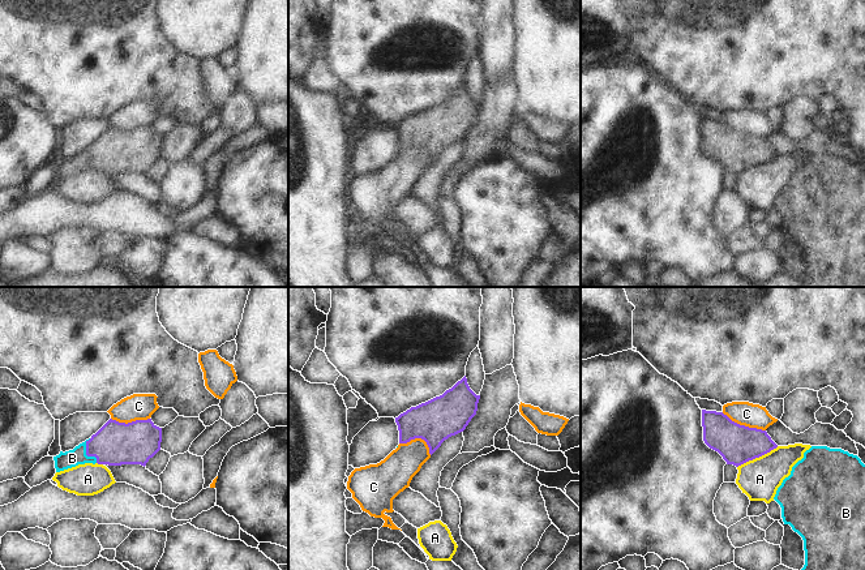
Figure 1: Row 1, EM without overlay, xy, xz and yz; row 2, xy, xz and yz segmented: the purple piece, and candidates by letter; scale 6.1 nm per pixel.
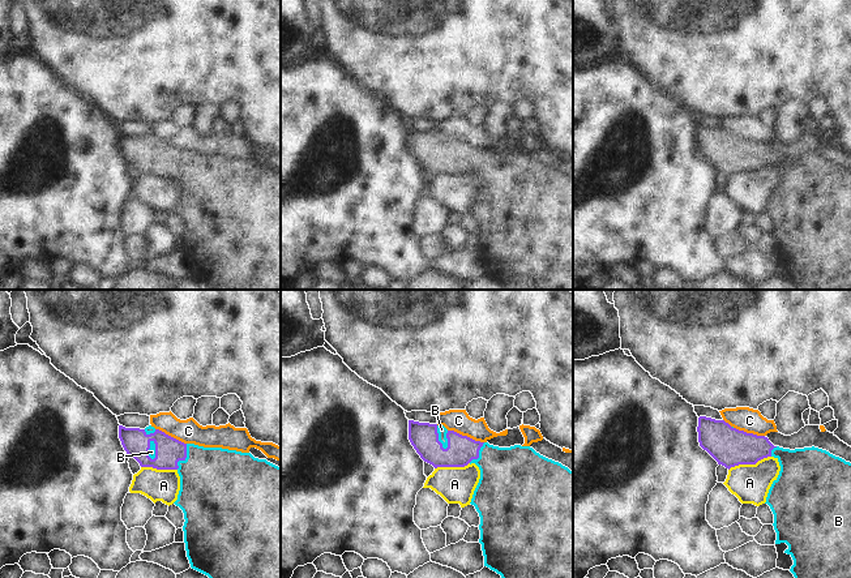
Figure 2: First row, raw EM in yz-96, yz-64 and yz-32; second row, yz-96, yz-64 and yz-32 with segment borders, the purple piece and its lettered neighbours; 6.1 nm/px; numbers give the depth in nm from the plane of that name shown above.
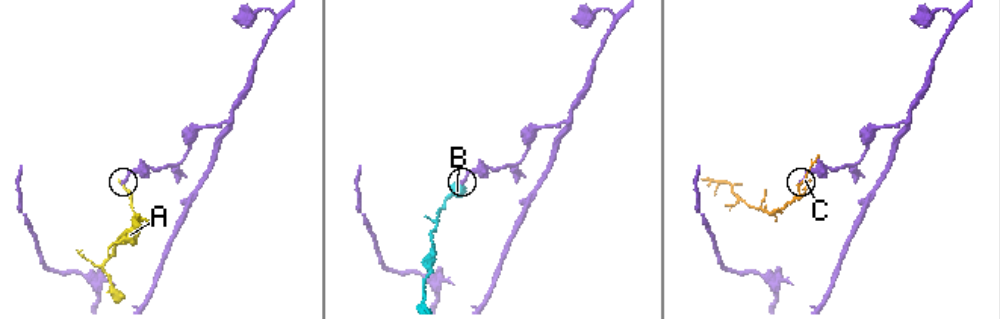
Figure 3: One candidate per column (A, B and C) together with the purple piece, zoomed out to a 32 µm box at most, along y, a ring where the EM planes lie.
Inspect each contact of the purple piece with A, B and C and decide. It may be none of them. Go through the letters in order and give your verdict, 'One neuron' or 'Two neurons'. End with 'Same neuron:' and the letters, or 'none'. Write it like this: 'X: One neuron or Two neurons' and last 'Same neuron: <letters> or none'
A: Two neurons
B: One neuron
C: Two neurons
Same neuron: B.

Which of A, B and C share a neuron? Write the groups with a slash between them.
A / B / C

